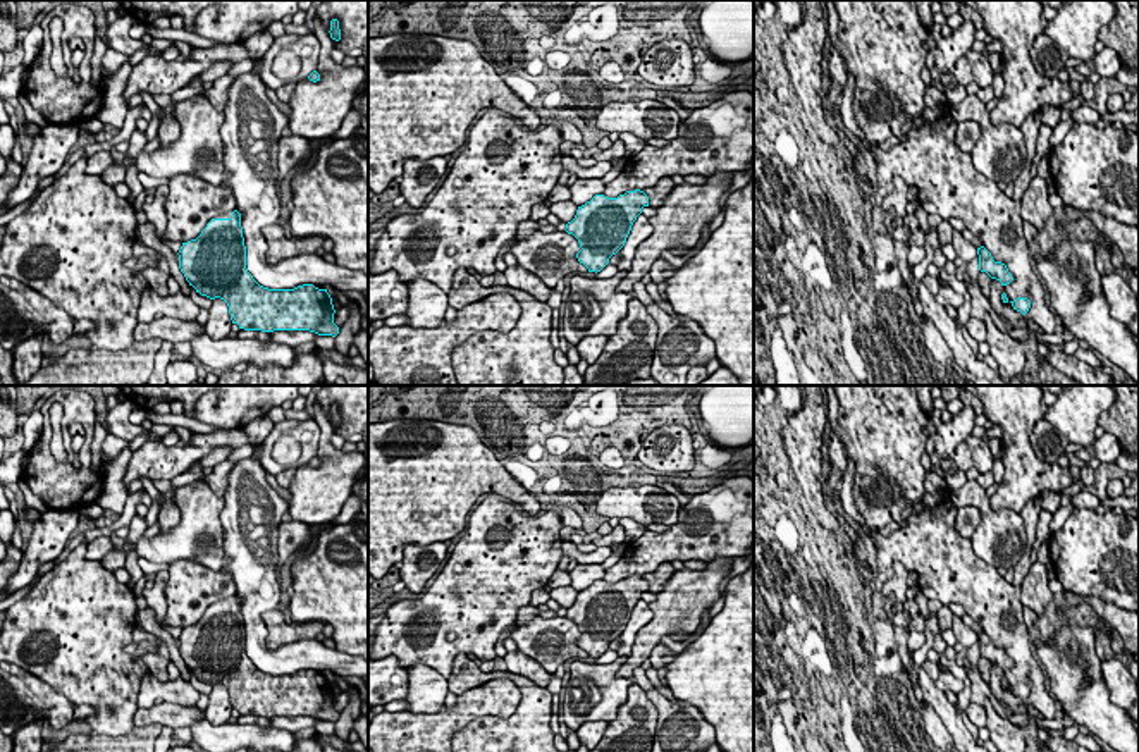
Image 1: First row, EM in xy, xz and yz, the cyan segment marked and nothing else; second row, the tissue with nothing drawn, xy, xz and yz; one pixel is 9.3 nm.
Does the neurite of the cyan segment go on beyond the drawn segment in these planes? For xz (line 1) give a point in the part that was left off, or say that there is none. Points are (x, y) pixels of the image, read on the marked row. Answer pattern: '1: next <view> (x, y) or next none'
1: next none

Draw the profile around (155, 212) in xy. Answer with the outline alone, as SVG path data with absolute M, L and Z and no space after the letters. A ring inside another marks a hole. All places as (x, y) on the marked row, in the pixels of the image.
M162 184L155 188L153 201L143 205L143 212L146 219L155 225L157 236L160 241L169 246L174 253L179 253L182 243L165 241L162 236L167 229L167 217L165 217L165 201L169 196L169 186Z

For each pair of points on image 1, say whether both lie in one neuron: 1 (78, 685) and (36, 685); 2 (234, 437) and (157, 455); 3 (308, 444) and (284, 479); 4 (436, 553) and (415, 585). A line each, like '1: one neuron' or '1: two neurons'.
1: two neurons
2: one neuron
3: two neurons
4: one neuron

